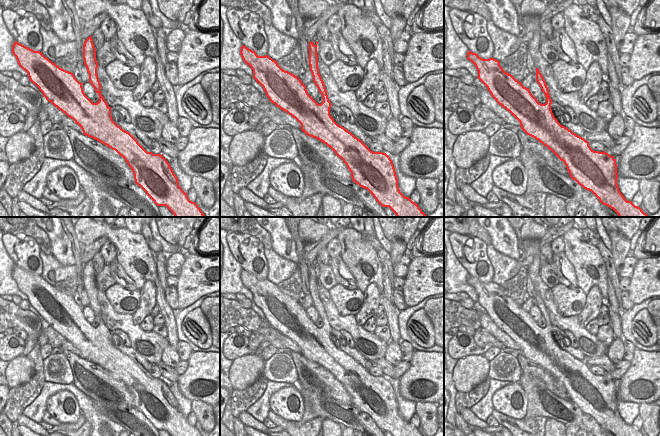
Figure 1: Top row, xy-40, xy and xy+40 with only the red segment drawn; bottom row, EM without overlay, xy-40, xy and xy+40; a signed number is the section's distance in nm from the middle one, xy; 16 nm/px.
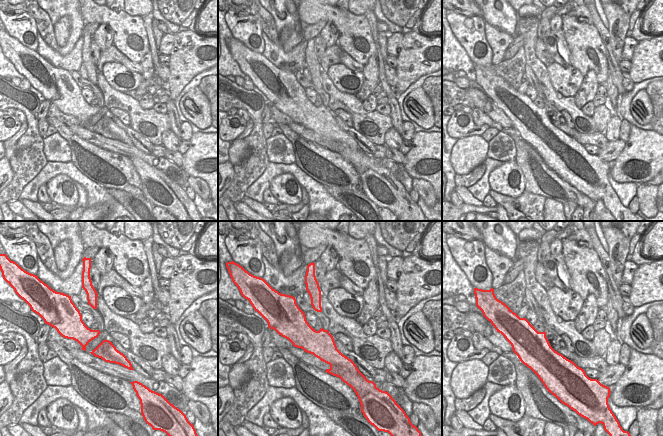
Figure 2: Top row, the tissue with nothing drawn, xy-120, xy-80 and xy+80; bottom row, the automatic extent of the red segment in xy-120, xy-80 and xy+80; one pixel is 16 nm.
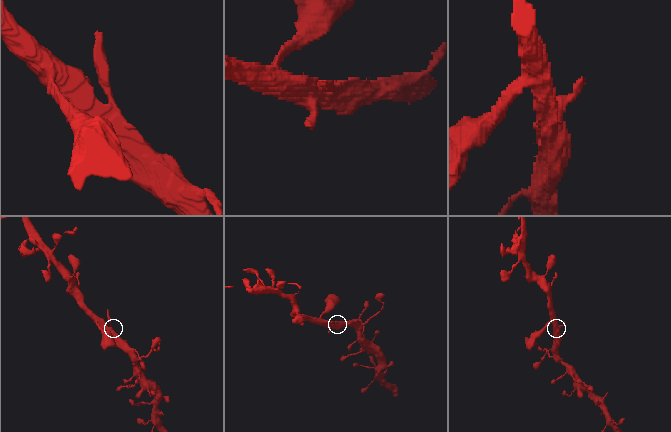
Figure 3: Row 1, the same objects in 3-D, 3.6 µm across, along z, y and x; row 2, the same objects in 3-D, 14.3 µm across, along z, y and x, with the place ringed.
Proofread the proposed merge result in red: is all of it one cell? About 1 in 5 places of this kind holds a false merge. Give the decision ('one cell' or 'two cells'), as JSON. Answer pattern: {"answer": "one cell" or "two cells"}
{"answer": "one cell"}

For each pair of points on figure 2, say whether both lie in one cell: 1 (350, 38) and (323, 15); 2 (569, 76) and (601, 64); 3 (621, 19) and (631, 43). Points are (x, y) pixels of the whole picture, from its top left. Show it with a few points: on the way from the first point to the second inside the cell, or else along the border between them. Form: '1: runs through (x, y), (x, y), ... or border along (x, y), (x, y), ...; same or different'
1: runs through (347, 30), (331, 15); same
2: border along (571, 65), (583, 76); different
3: border along (626, 37), (623, 43), (622, 59); different

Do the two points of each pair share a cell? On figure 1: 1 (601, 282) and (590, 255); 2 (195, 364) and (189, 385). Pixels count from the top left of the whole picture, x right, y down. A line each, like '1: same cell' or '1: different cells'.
1: same cell
2: same cell

